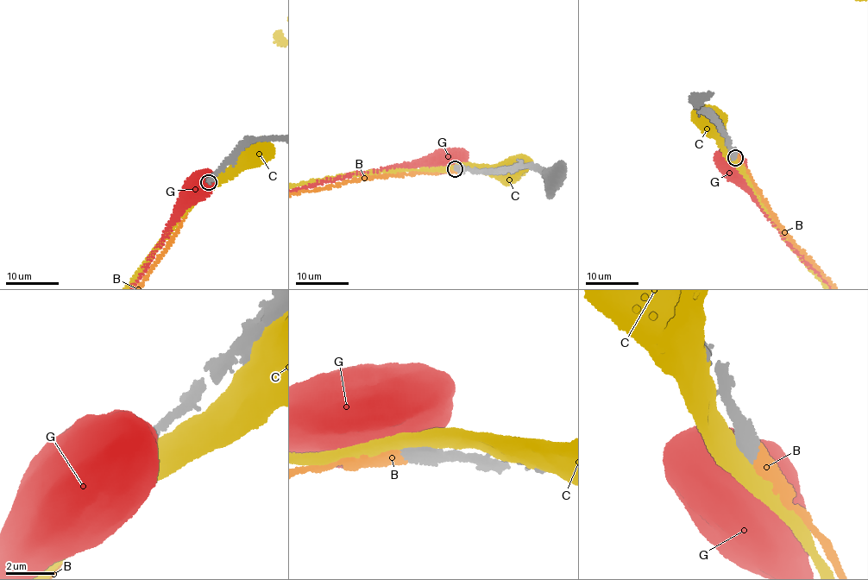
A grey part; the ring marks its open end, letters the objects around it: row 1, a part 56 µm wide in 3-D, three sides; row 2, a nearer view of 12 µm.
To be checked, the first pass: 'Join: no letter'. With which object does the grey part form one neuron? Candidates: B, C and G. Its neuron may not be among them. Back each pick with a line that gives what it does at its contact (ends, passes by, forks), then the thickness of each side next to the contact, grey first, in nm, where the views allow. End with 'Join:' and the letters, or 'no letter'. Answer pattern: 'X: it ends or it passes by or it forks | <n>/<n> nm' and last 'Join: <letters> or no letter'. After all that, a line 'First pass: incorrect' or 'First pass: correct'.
B: it ends | 700/650 nm
Join: B
First pass: incorrect

